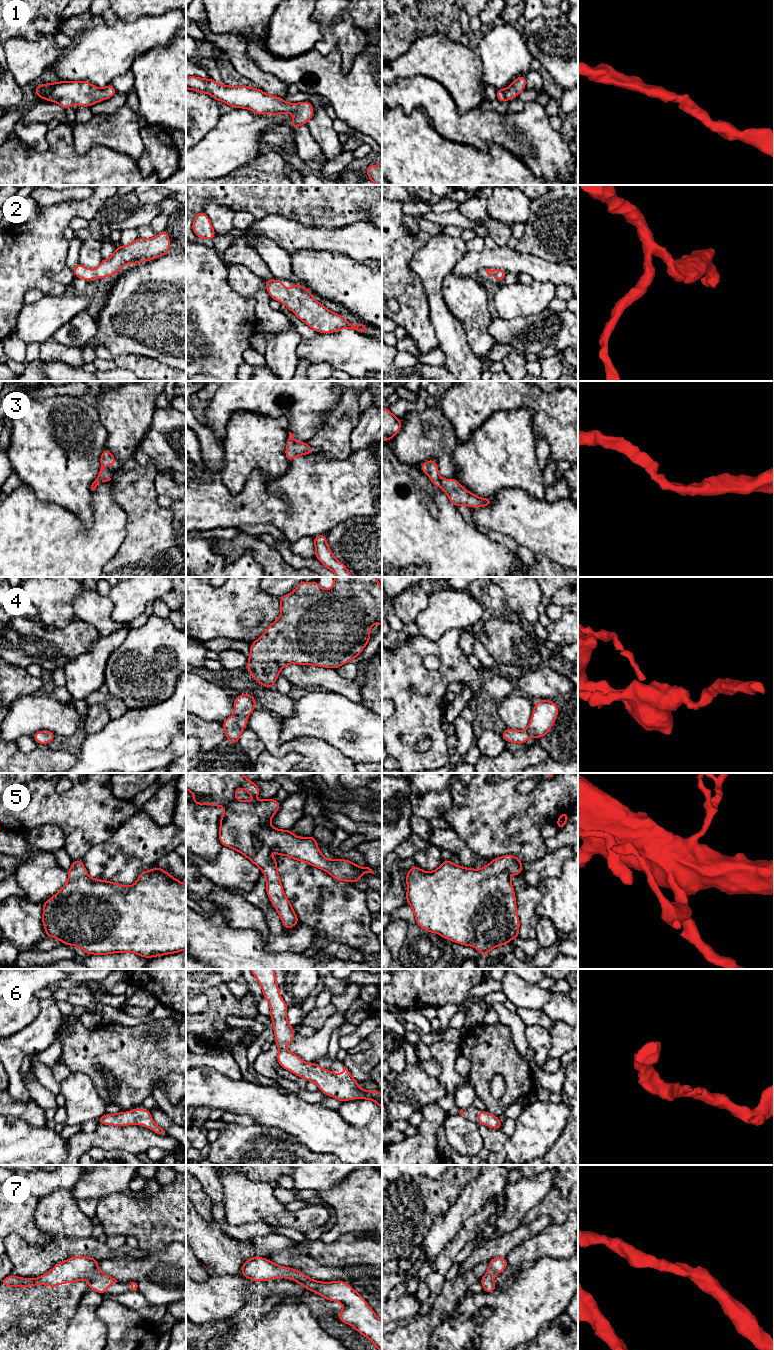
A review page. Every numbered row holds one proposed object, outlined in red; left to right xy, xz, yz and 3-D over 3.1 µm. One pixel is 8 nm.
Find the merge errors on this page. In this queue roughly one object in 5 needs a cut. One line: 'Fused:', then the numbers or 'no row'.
Fused: no row

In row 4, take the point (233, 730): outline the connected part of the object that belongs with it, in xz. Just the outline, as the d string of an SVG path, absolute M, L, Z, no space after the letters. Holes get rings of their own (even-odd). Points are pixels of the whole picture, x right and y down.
M240 694L233 701L234 714L224 720L222 725L225 729L226 739L231 744L239 741L242 730L247 727L247 718L256 707L256 701L251 694Z

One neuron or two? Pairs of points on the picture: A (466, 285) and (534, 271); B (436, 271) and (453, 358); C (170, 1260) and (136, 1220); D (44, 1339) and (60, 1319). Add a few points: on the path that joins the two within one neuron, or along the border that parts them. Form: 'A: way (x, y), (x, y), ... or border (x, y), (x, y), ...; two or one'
A: border (453, 273), (459, 276), (476, 277); two
B: way (435, 293), (440, 316), (451, 336); one
C: border (175, 1241), (154, 1253), (145, 1255); two
D: way (49, 1334), (59, 1324); one

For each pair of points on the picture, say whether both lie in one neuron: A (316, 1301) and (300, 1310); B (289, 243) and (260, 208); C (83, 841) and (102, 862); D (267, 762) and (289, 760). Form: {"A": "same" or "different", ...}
{"A": "different", "B": "different", "C": "different", "D": "same"}

